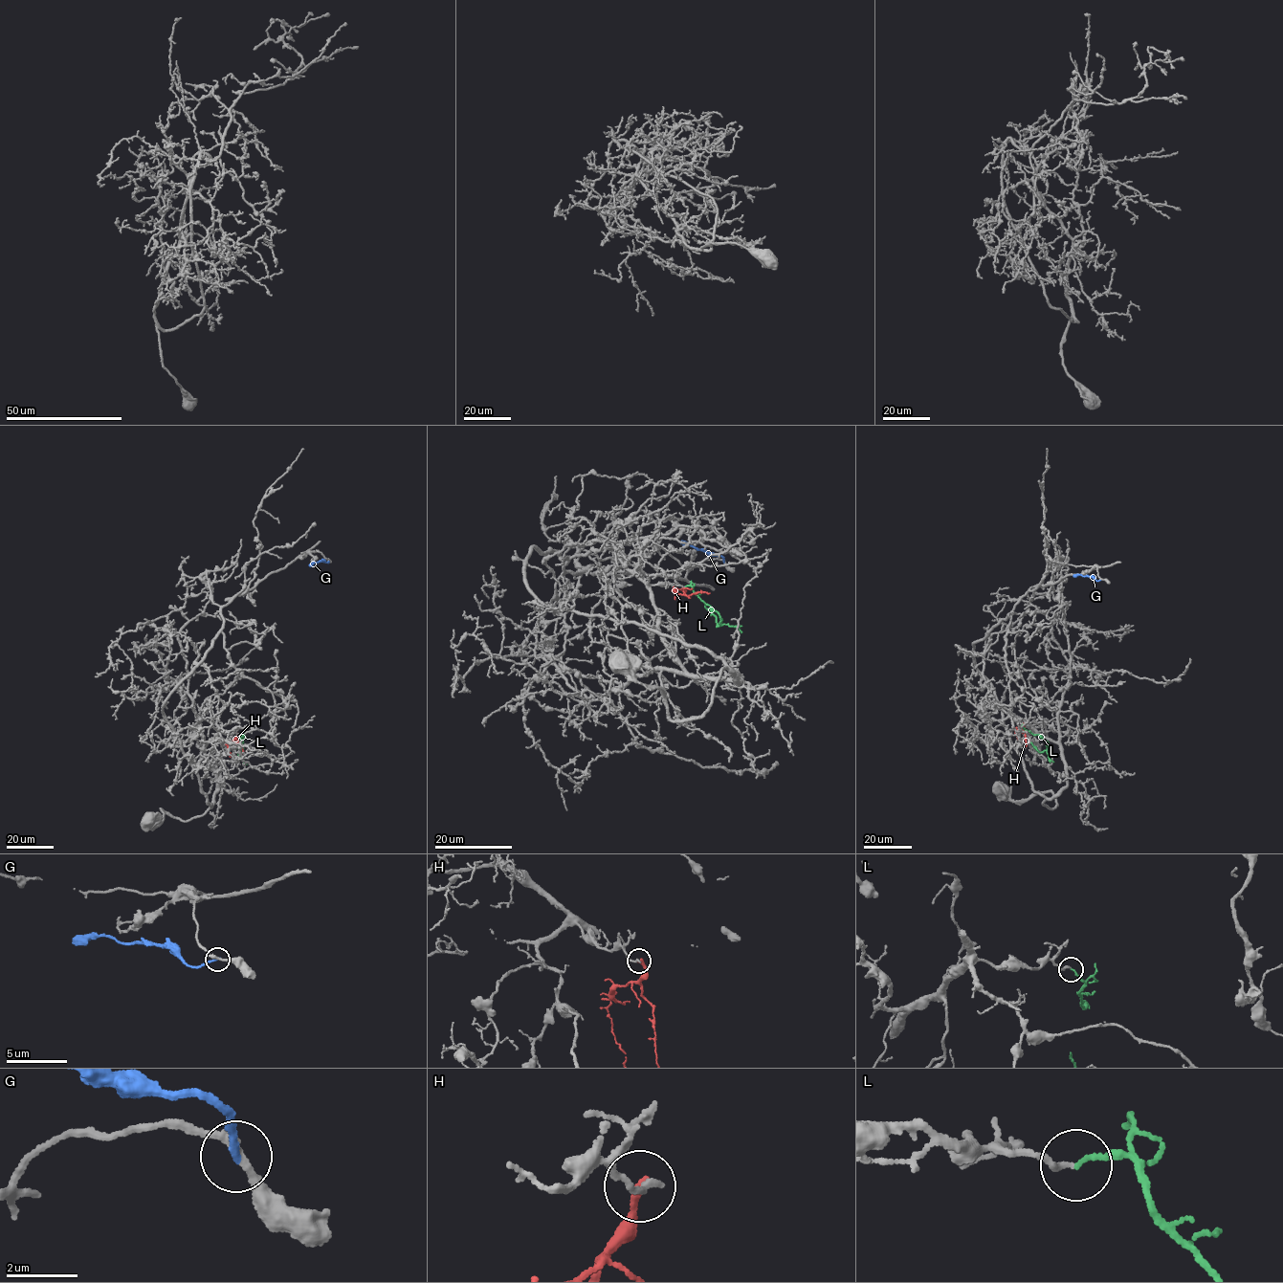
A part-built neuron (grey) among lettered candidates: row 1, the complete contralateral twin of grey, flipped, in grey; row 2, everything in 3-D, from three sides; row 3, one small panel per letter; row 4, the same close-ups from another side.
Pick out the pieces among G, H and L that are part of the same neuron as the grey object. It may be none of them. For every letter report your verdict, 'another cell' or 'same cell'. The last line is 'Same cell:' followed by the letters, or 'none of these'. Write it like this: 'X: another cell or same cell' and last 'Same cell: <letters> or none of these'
G: another cell
H: another cell
L: same cell
Same cell: L

